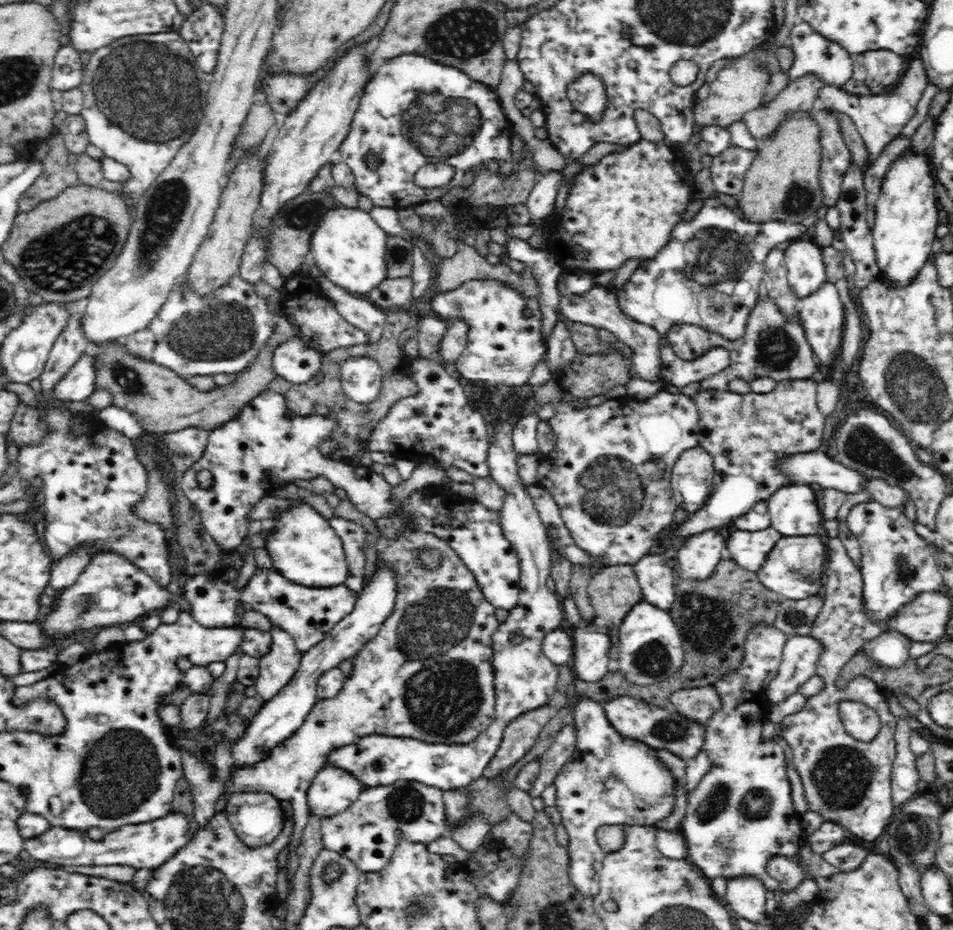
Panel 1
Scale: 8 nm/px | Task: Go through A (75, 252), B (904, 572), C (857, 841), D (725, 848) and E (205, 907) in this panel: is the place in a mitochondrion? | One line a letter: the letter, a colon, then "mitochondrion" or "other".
A: mitochondrion
B: mitochondrion
C: other
D: mitochondrion
E: mitochondrion

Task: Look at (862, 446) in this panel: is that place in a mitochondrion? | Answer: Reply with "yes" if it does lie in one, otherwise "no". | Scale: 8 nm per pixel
yes

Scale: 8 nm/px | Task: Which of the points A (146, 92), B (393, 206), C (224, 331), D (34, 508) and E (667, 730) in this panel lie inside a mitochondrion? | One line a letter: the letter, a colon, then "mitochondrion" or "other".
A: mitochondrion
B: other
C: mitochondrion
D: other
E: mitochondrion

